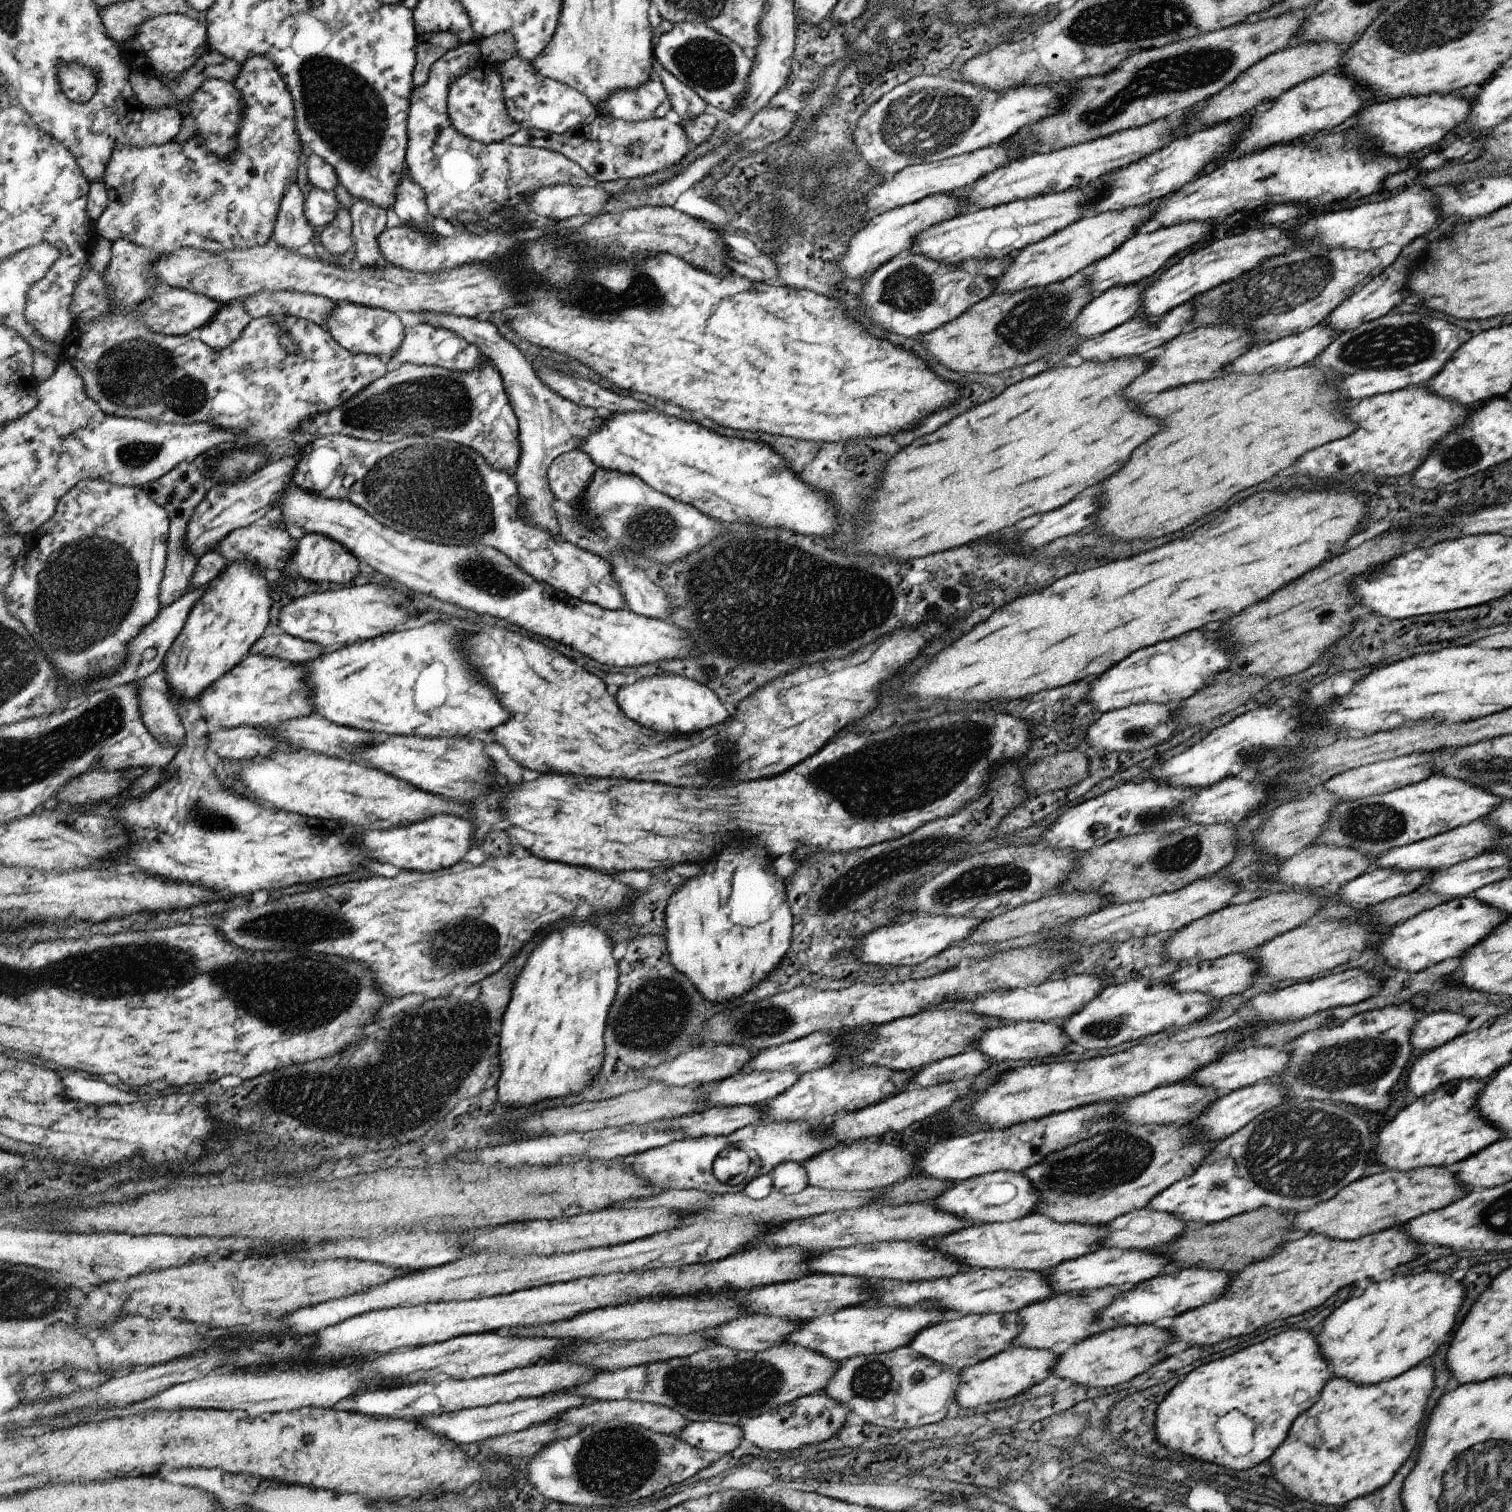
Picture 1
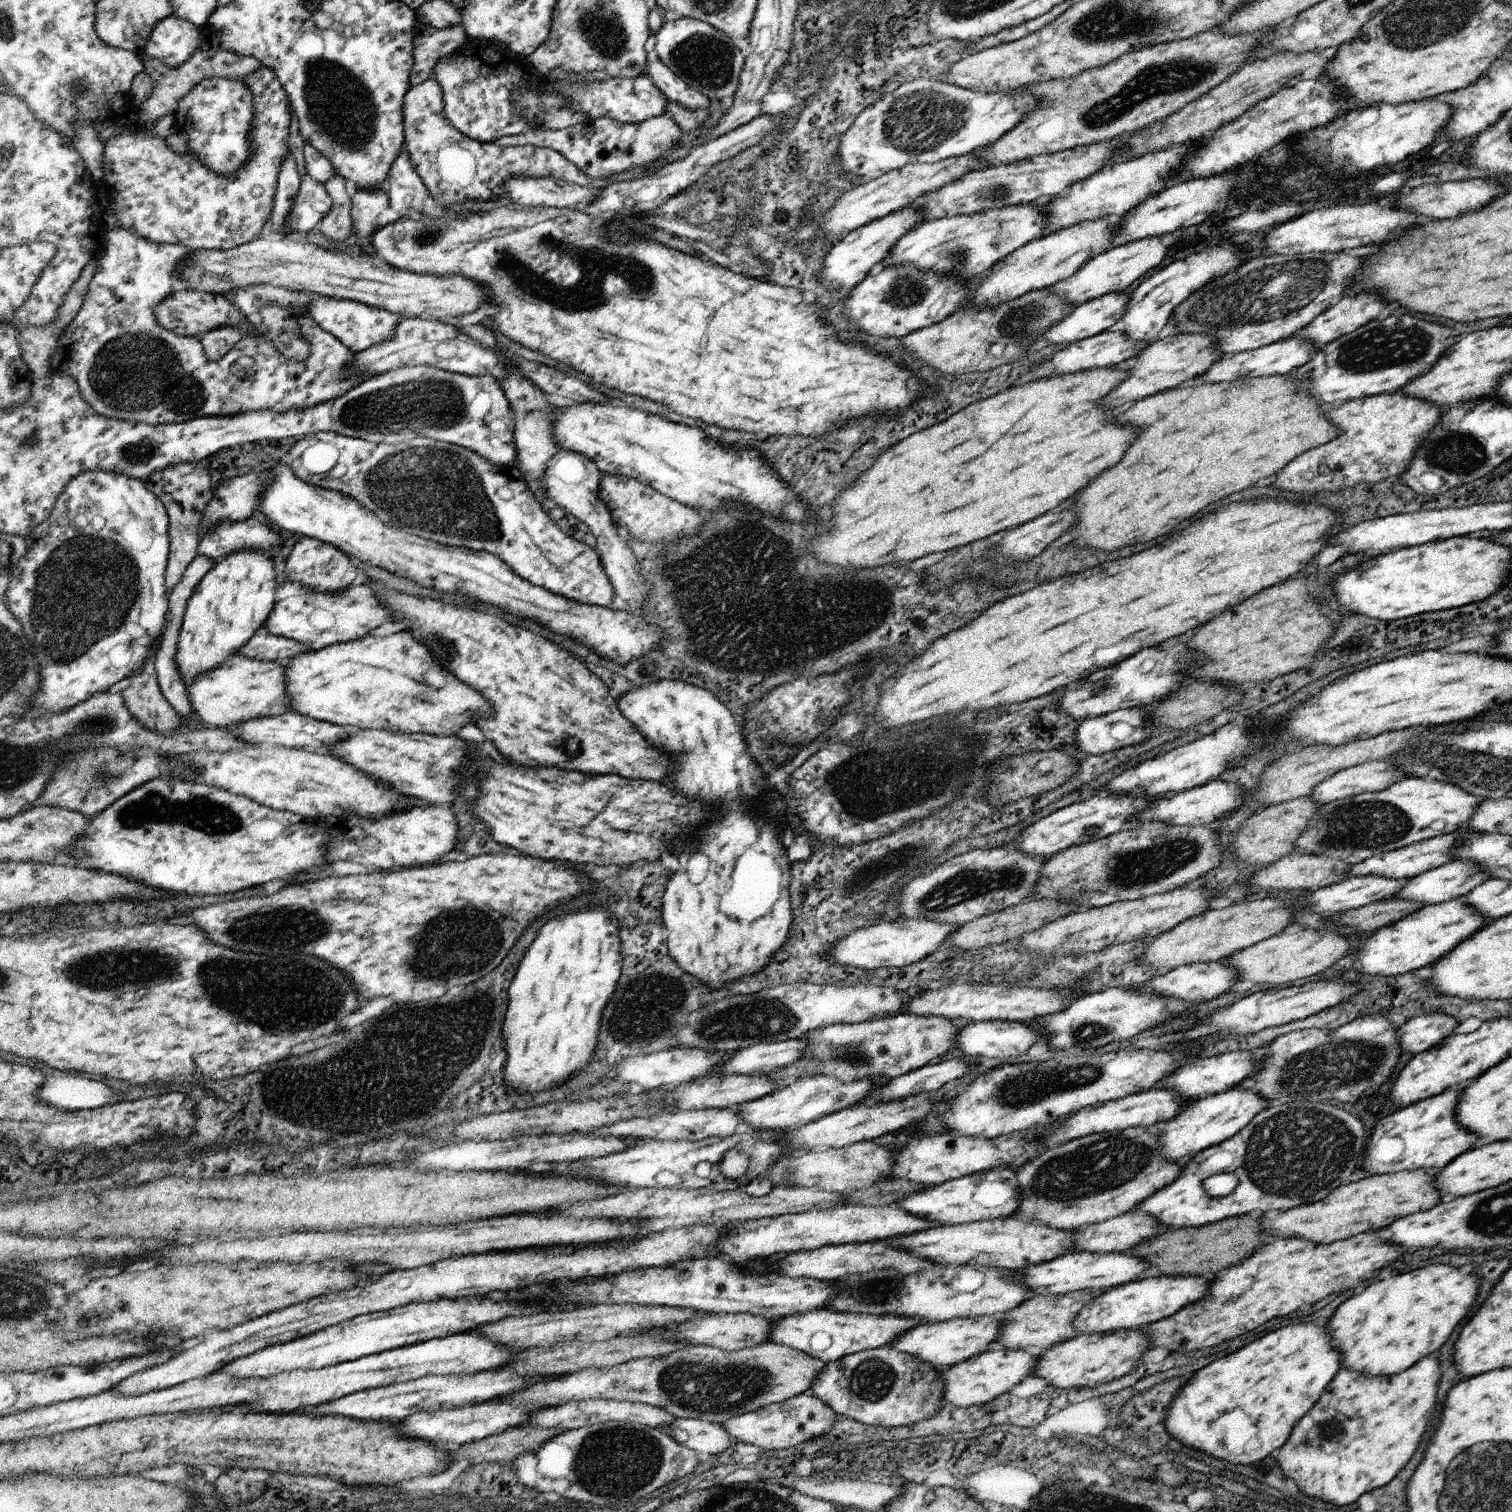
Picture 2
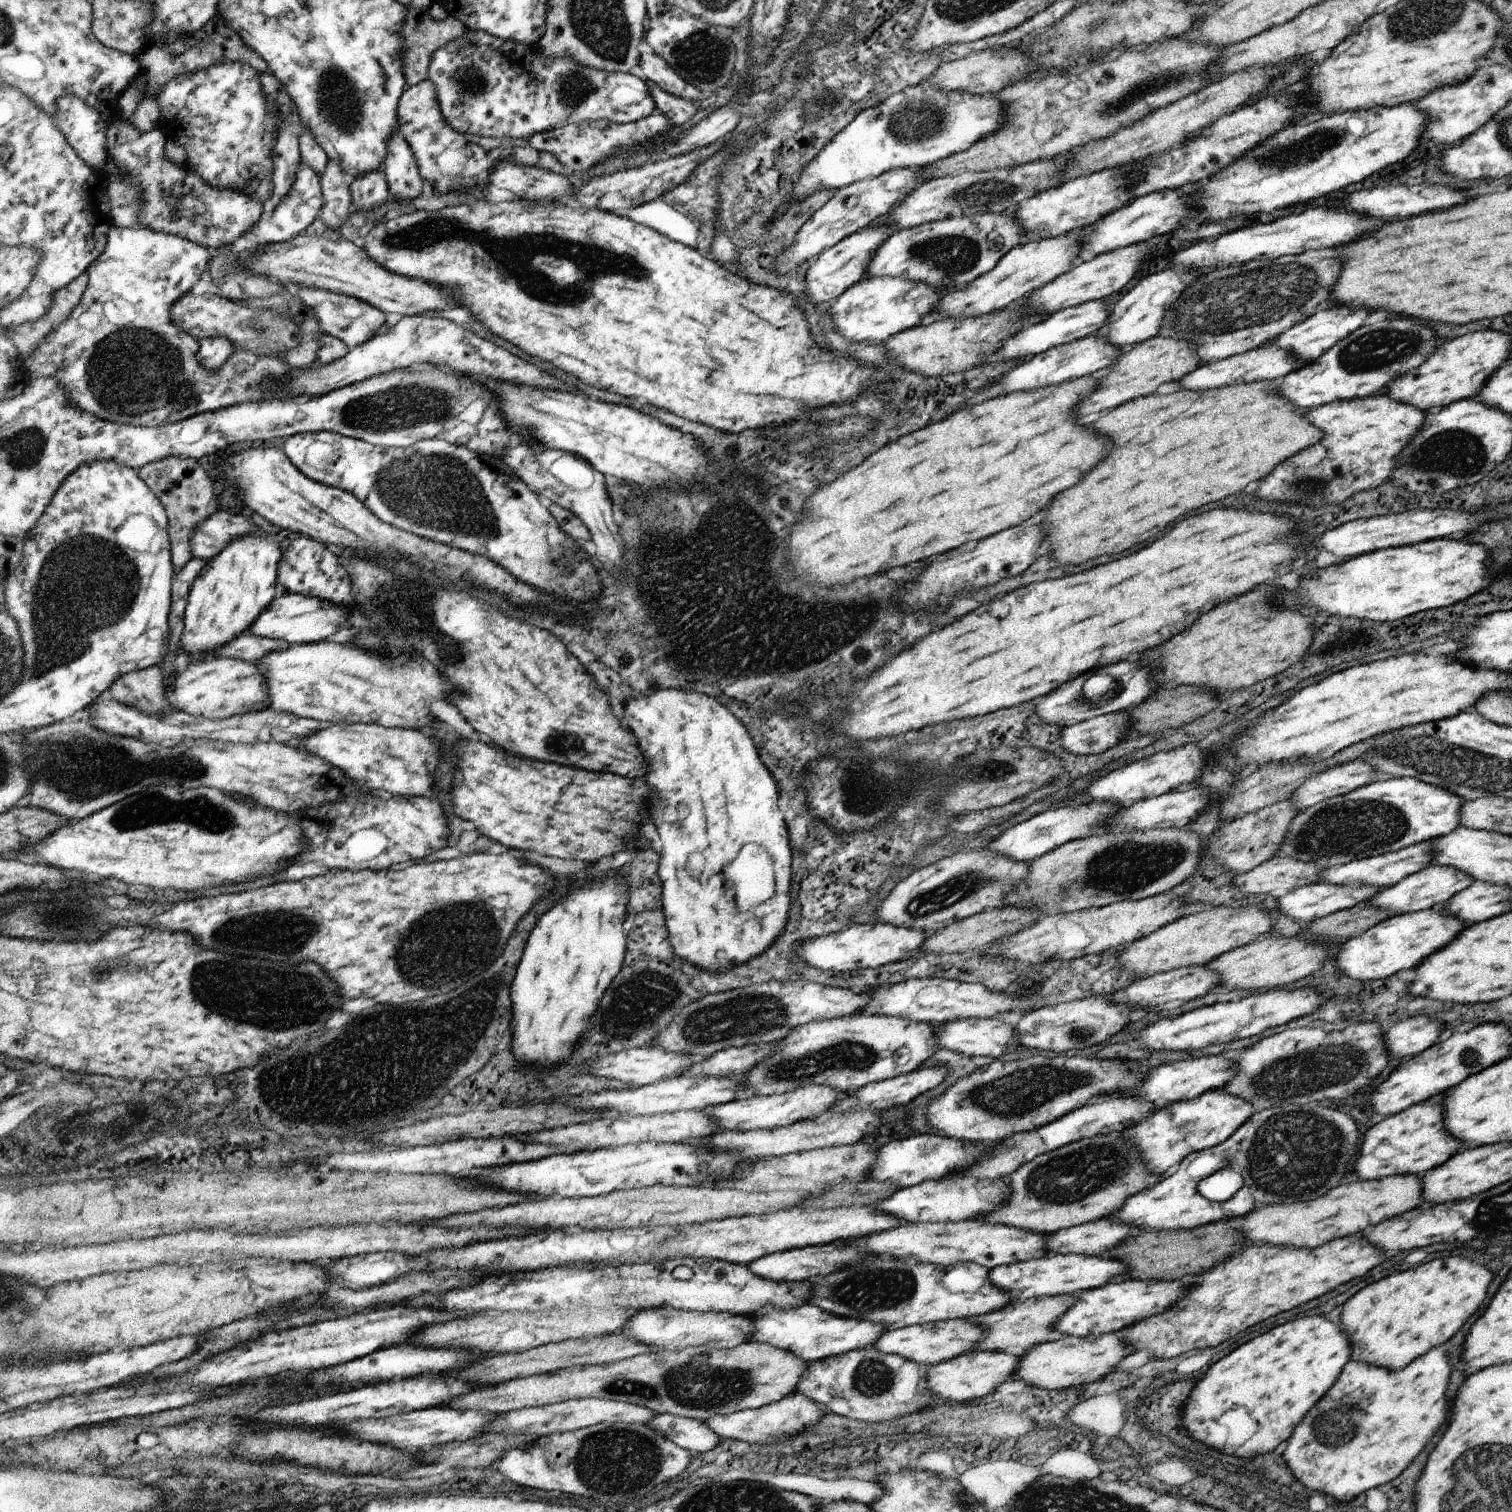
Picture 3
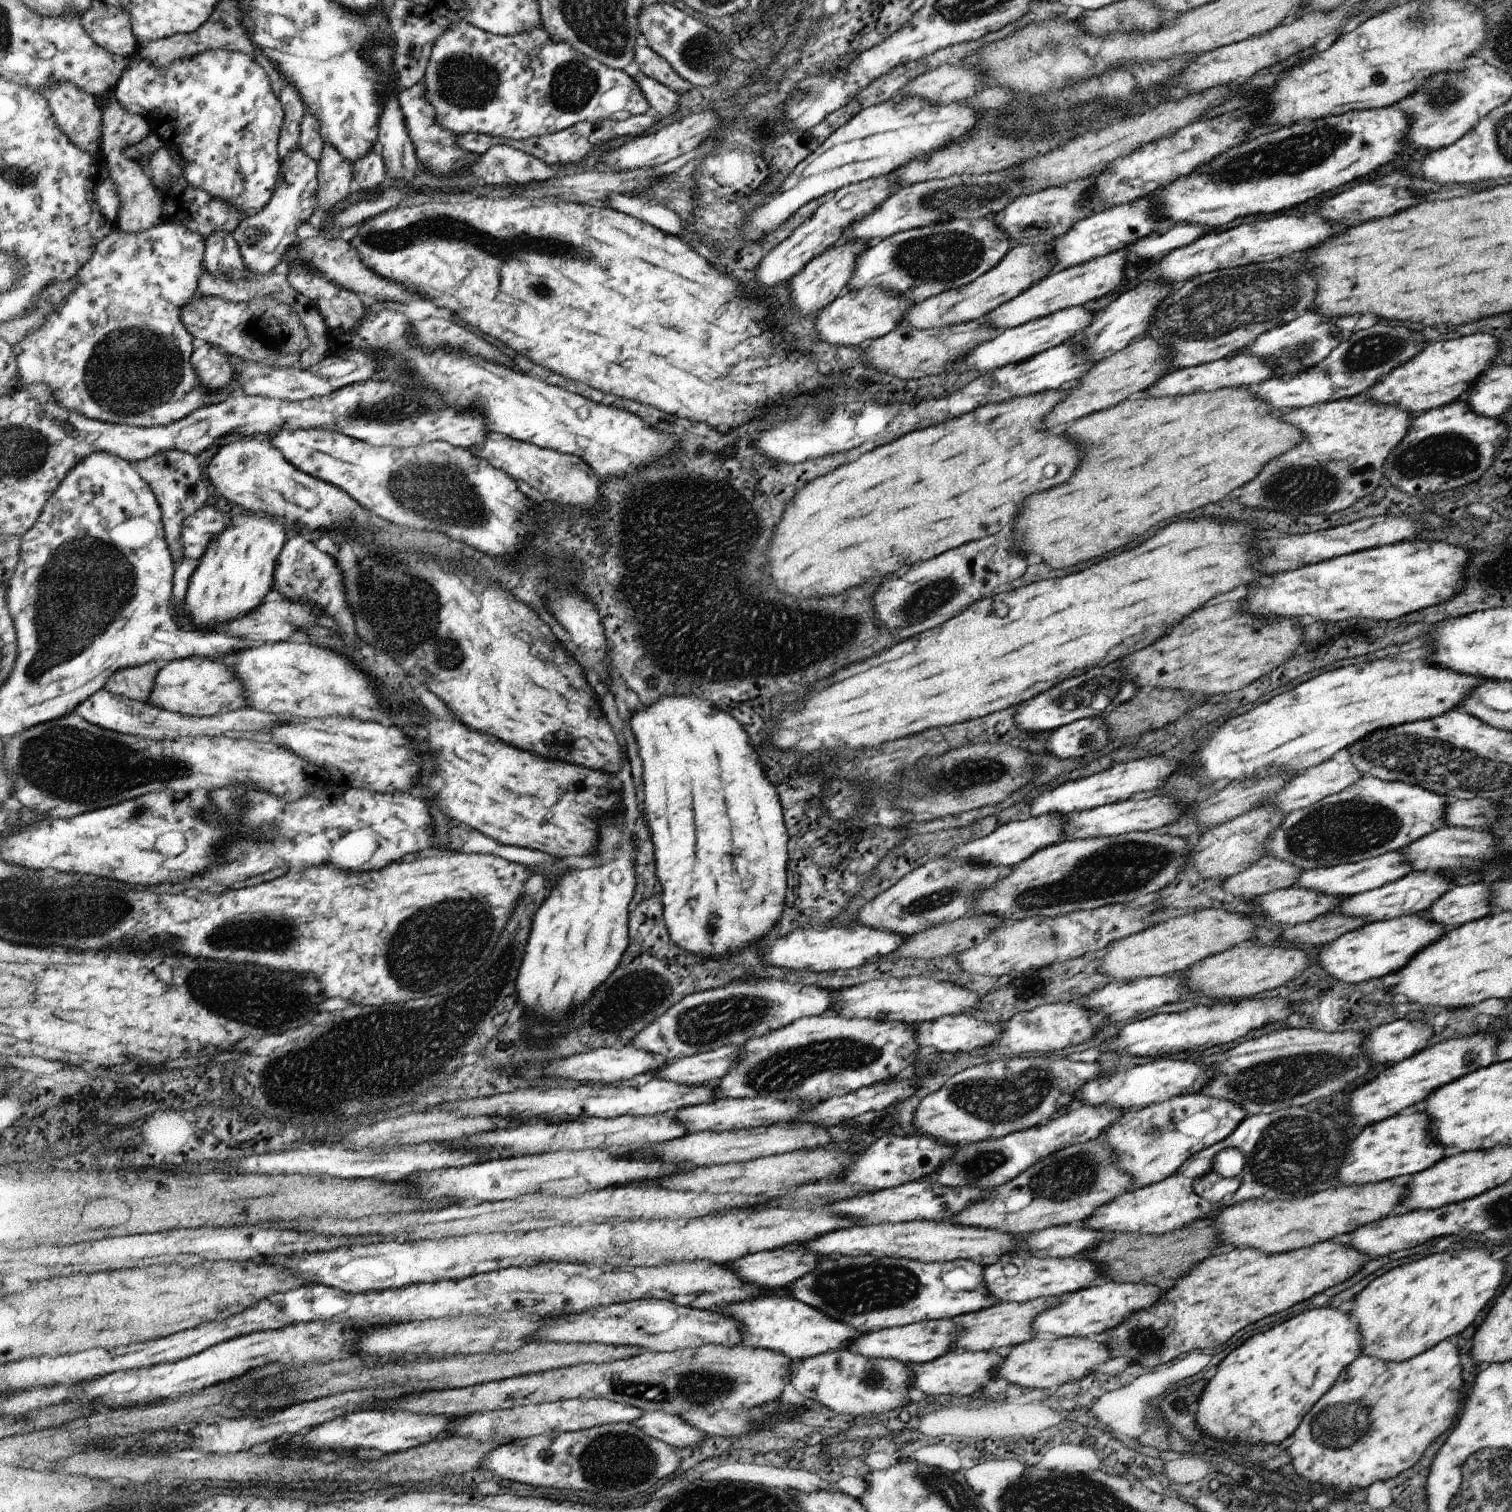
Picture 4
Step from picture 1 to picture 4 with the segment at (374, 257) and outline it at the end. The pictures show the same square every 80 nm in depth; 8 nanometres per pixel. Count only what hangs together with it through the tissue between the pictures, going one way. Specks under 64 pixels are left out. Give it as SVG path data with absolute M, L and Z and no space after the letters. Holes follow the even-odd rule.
M371 148L362 159L352 163L352 174L349 182L350 191L371 190L385 180L382 159L377 148Z

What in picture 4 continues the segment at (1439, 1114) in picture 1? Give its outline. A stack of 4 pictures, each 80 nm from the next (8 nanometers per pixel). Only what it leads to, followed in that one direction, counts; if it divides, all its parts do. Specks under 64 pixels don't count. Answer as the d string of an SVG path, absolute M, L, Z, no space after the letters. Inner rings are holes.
M1414 1108L1363 1127L1355 1138L1347 1142L1347 1158L1337 1174L1340 1184L1353 1186L1403 1179L1430 1168L1450 1152L1429 1138L1427 1128L1427 1114Z

